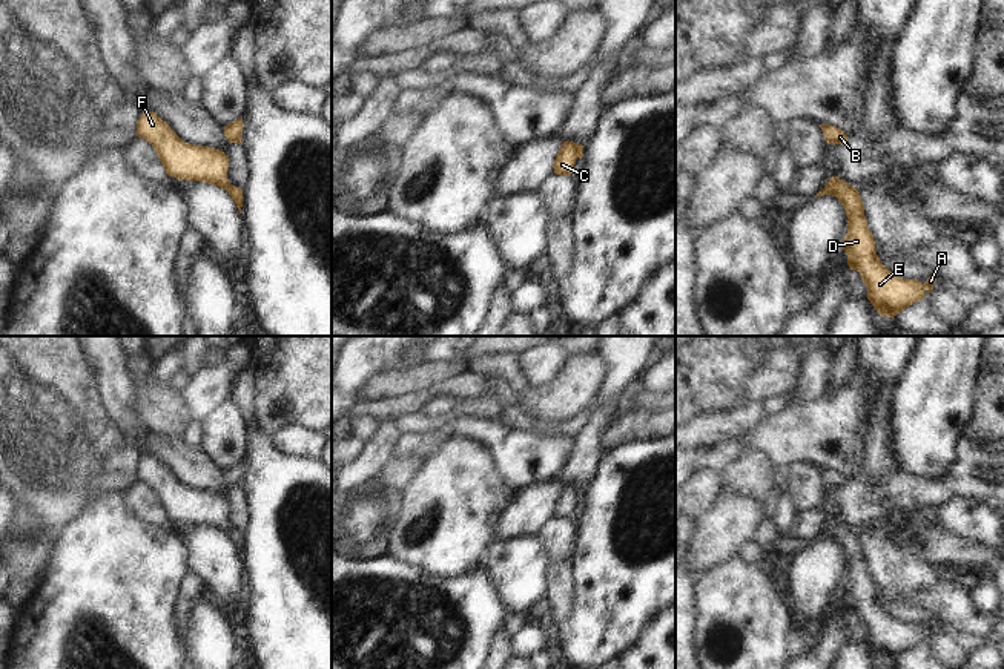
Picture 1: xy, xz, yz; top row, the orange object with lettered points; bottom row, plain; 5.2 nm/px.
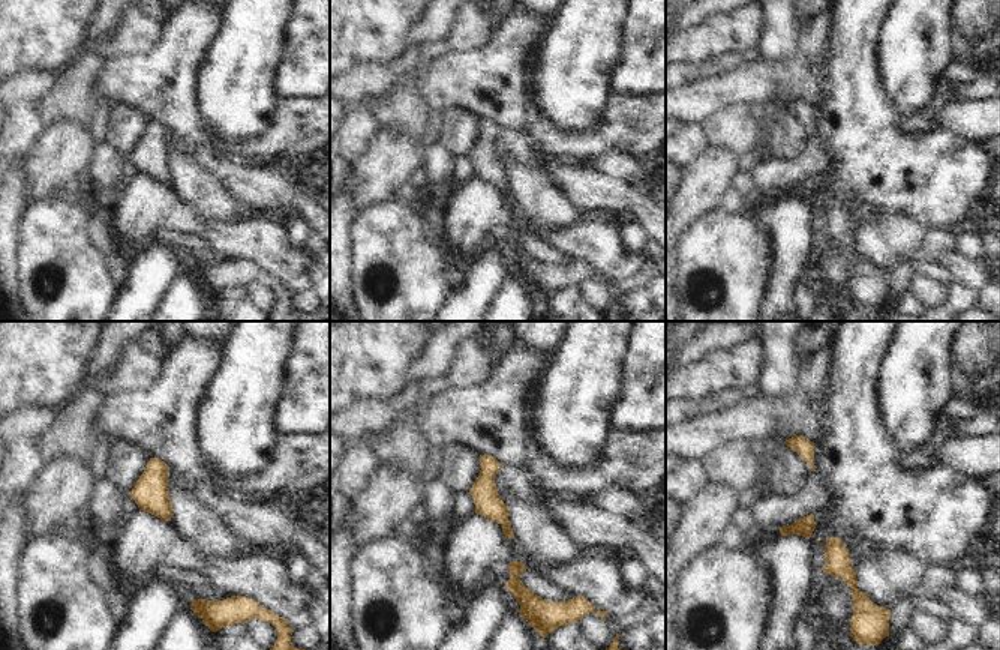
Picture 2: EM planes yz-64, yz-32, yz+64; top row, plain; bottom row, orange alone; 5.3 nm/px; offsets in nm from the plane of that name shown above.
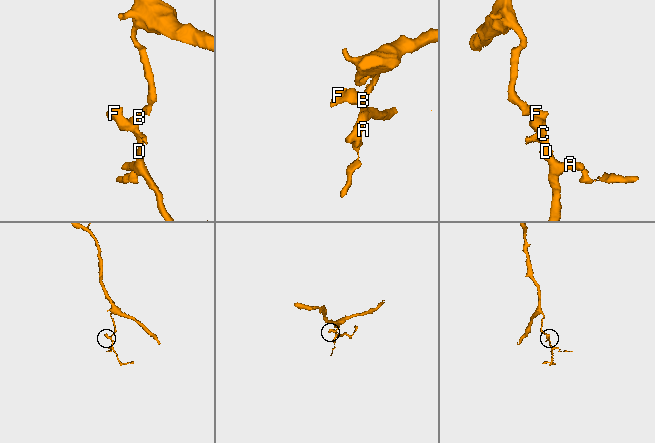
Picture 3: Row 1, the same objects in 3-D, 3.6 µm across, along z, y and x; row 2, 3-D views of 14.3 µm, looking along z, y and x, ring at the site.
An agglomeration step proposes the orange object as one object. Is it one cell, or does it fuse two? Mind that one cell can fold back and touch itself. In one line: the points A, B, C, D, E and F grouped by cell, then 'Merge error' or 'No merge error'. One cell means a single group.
Groups: A B C D E F. No merge error

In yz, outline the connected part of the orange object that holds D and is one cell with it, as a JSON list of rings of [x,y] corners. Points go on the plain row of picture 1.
[[[832,520],[815,542],[823,539],[837,540],[846,554],[847,577],[840,591],[847,598],[850,614],[857,614],[861,618],[867,631],[867,643],[881,660],[893,663],[906,651],[924,643],[926,635],[930,637],[933,634],[936,621],[929,620],[921,628],[918,623],[903,623],[881,608],[857,531],[838,520]]]

